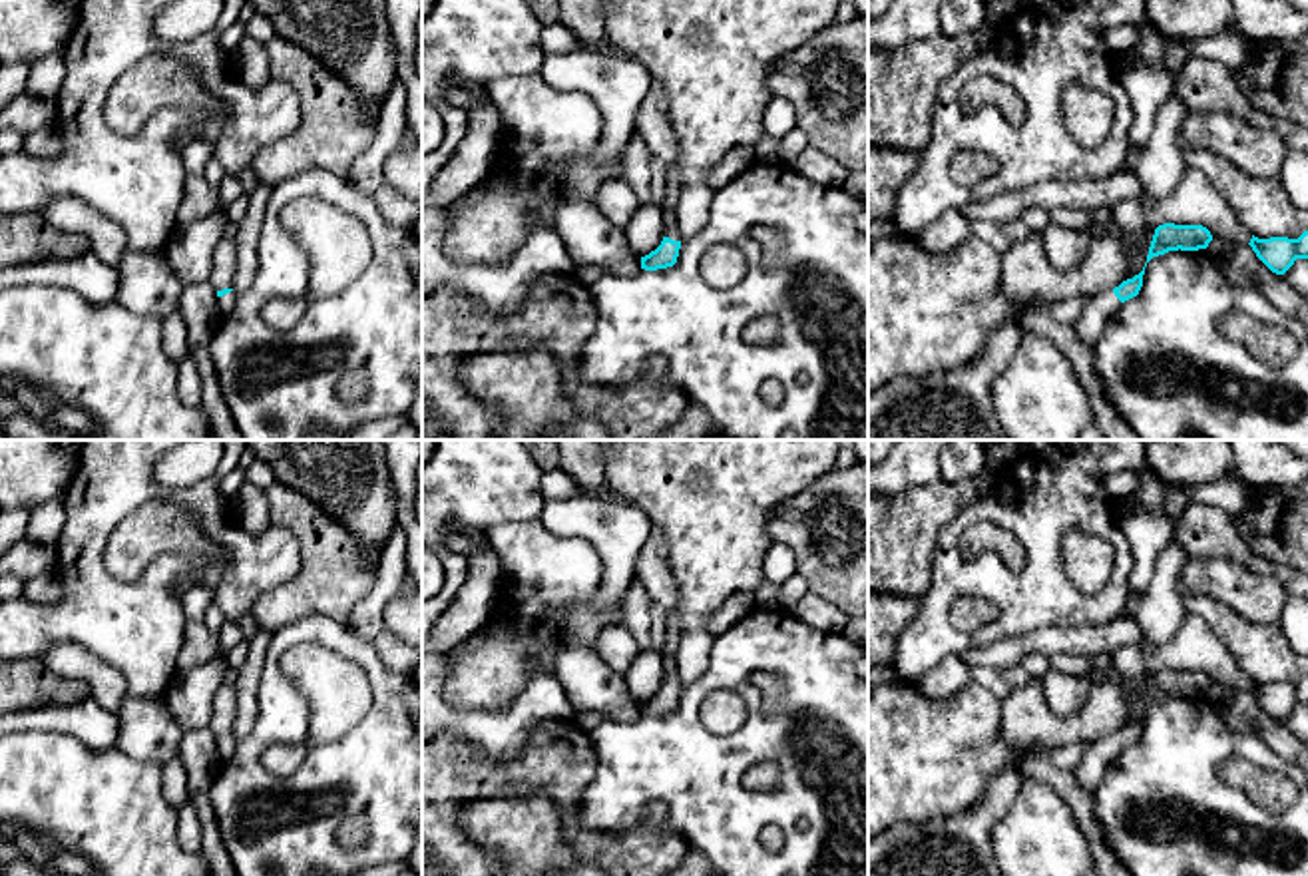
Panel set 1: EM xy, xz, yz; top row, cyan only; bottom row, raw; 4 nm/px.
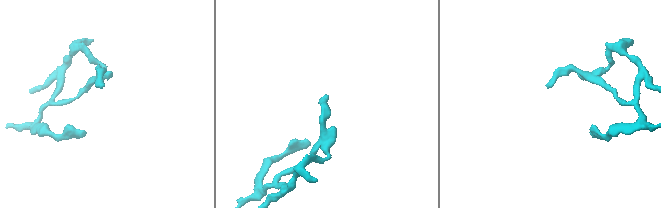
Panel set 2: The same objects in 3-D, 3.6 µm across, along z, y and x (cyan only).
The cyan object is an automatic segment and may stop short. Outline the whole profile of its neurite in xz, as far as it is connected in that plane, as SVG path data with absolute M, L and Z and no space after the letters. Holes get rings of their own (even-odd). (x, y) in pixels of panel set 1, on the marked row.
M665 225L665 237L661 245L649 255L641 257L641 269L657 271L673 267L677 263L679 249L681 249L679 225Z

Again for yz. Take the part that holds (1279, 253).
M1304 231L1298 239L1258 239L1252 235L1248 245L1256 257L1276 275L1284 275L1296 259L1308 259L1308 231Z

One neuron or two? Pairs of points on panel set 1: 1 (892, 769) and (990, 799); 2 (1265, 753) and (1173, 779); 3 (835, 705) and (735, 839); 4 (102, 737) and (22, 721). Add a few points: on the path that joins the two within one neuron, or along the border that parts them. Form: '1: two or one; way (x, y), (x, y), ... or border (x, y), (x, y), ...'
1: two; border (1016, 767), (1000, 771), (968, 807), (938, 819)
2: one; way (1243, 747), (1205, 747), (1195, 757)
3: one; way (771, 661), (741, 673), (753, 737), (729, 775)
4: one; way (82, 721), (42, 719)

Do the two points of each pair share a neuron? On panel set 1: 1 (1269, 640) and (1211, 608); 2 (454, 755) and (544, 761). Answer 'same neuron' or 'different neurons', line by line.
1: same neuron
2: same neuron

